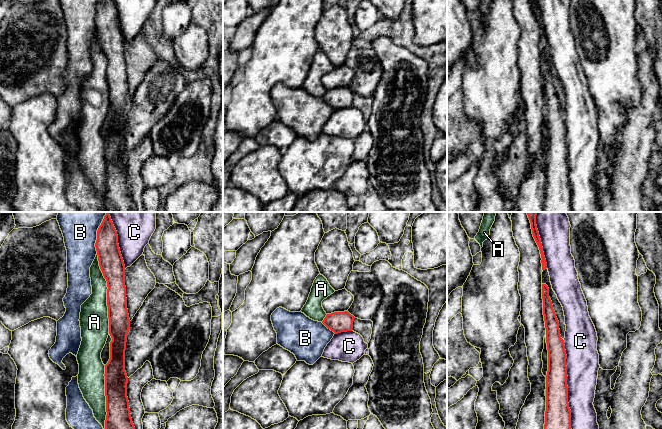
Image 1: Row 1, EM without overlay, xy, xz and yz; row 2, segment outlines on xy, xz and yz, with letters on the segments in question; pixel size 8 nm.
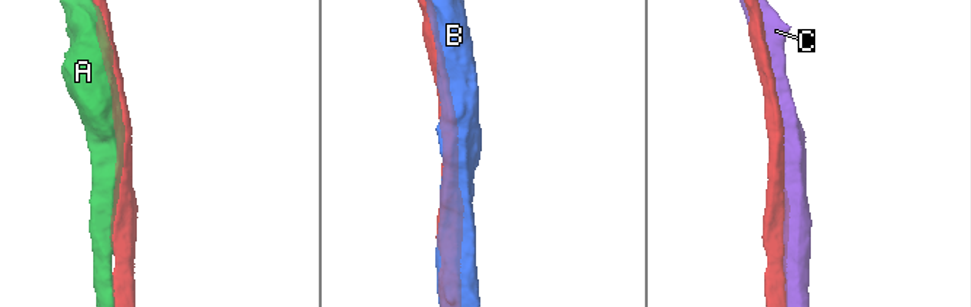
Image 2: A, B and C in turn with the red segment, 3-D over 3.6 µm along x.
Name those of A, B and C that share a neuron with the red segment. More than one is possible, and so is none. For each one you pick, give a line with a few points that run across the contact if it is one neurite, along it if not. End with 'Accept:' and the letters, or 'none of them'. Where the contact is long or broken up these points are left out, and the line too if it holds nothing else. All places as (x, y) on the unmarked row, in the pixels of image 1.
Accept: B

